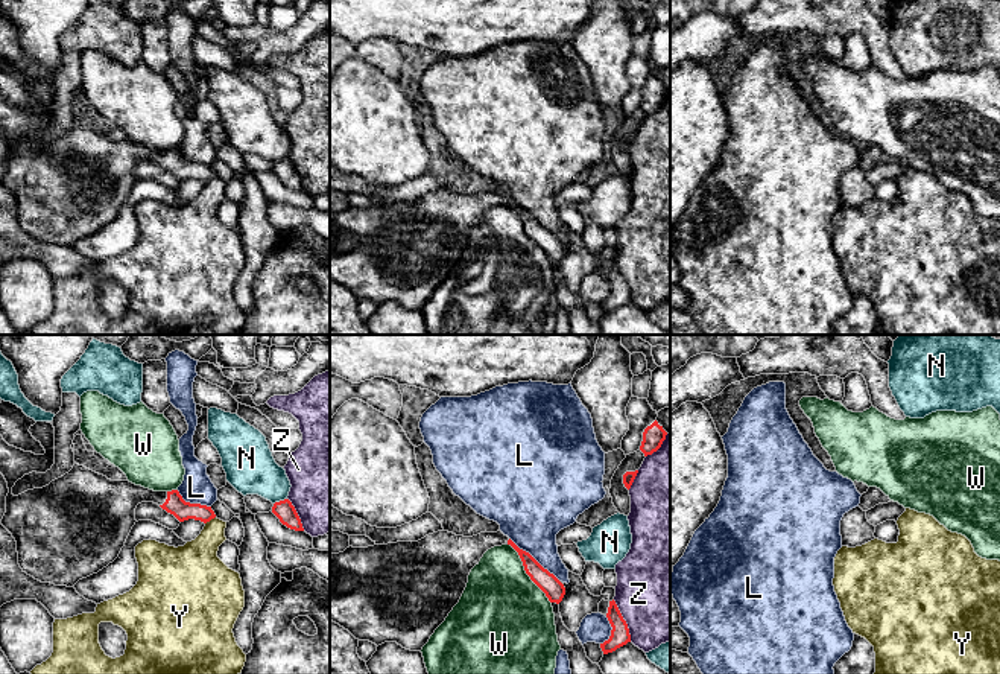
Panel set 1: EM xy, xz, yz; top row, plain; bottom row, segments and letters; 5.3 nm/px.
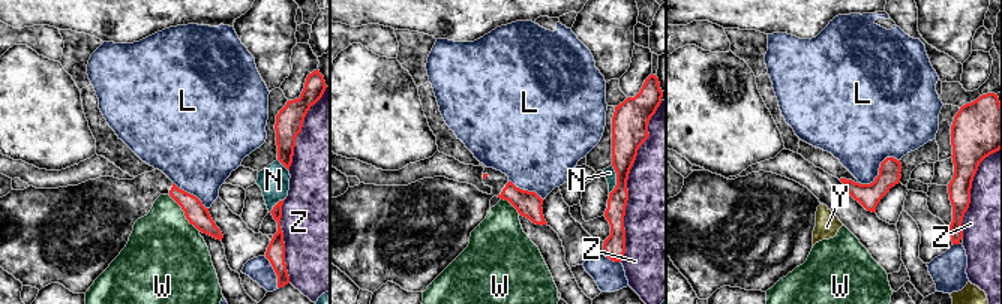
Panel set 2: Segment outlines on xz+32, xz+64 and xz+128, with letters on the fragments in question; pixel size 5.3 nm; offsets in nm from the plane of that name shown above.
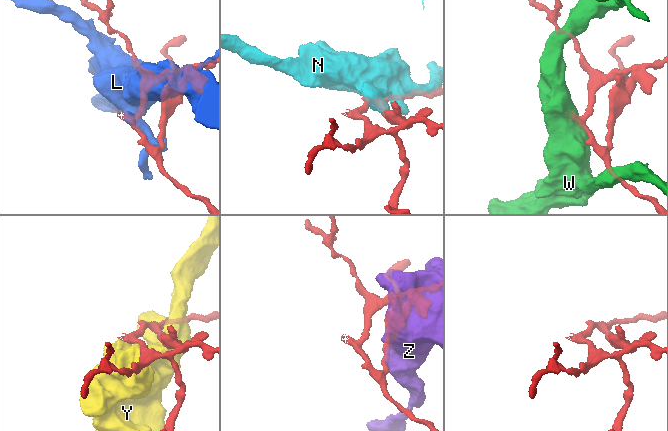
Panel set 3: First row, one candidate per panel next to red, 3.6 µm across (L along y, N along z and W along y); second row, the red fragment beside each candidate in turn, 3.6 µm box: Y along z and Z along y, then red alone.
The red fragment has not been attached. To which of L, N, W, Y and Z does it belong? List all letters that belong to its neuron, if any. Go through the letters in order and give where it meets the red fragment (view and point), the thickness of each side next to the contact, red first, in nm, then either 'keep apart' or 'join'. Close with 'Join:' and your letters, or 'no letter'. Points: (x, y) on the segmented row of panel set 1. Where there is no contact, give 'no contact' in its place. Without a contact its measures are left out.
L: xz (534, 559) | 110/360 nm | keep apart
N: xy (280, 501) | 100/260 nm | keep apart
W: xz (526, 572) | 110/460 nm | keep apart
Y: xy (210, 519) | 100/240 nm | keep apart
Z: xz (625, 621) | 100/500 nm | keep apart
Join: no letter

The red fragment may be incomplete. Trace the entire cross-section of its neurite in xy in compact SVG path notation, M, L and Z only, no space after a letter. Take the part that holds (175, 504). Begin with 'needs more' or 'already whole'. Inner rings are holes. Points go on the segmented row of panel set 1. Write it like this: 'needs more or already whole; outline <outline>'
needs more; outline M36 421L29 432L41 443L44 455L9 446L0 435L0 473L9 488L6 513L0 523L17 542L18 564L23 572L41 583L74 587L79 580L97 574L112 563L137 522L135 508L141 502L158 504L179 522L195 519L207 523L216 517L211 507L185 502L178 490L153 491L129 481L111 481L76 463L68 473L49 485L14 496L12 487L18 479L32 472L46 473L55 464L53 424Z

